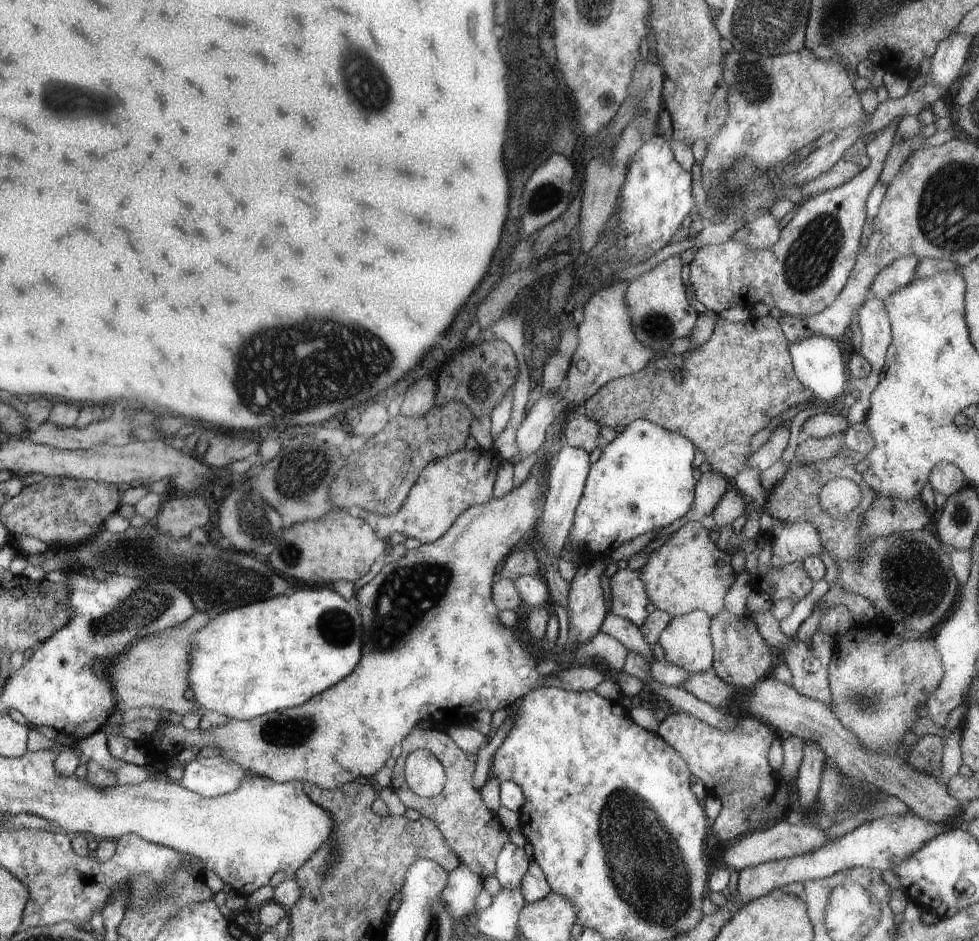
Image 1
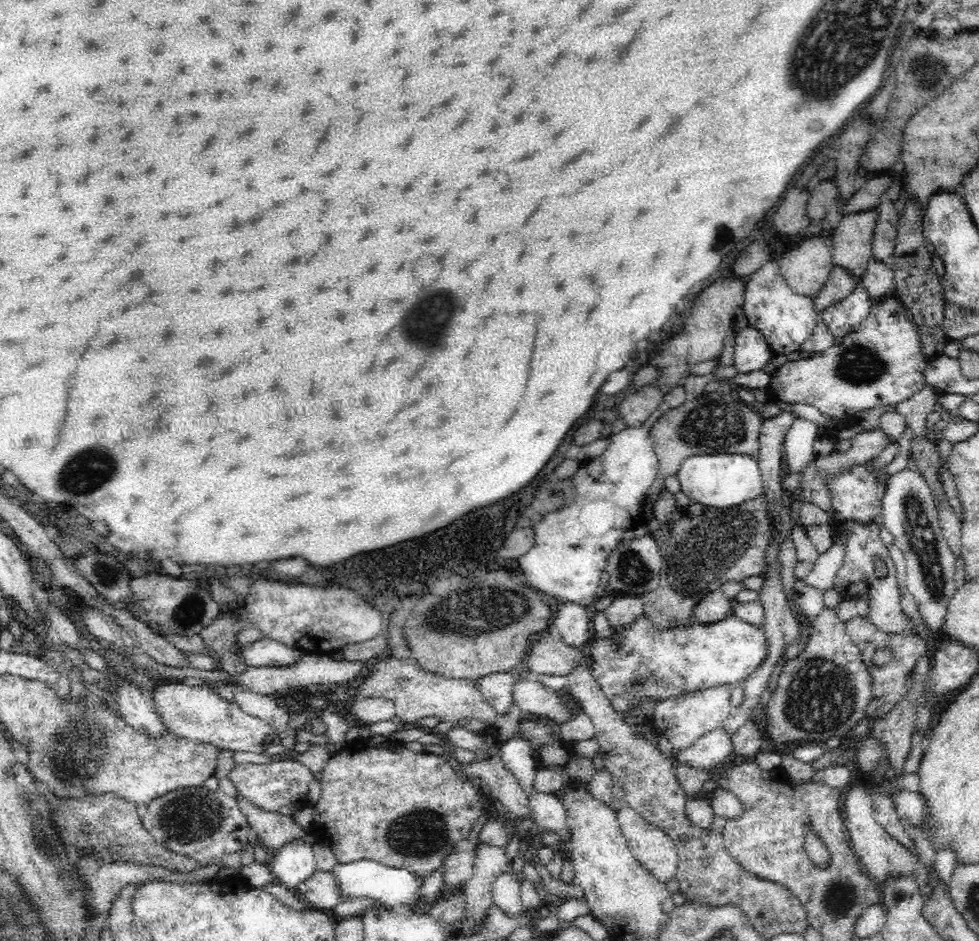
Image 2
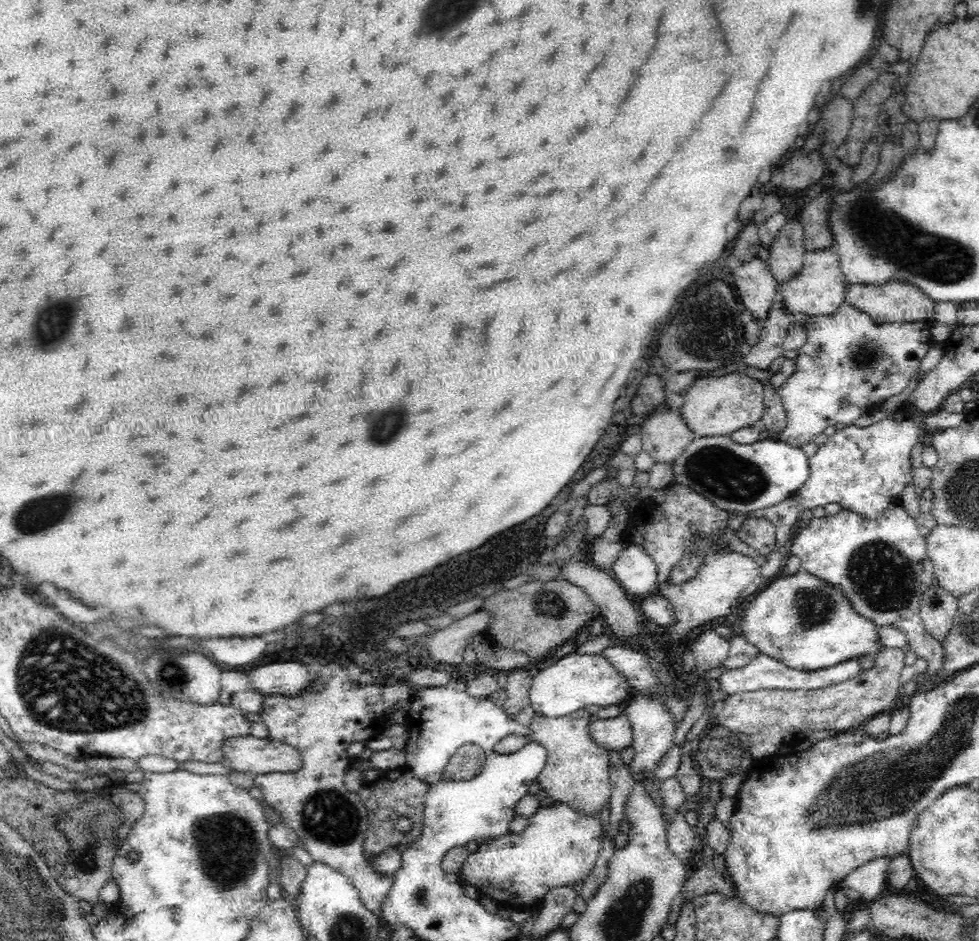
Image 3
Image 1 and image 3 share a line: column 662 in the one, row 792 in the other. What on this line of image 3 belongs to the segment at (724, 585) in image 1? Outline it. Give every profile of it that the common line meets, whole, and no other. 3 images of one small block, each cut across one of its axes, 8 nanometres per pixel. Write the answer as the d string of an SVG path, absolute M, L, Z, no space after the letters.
M586 710L572 712L562 718L550 718L542 714L534 714L532 718L532 734L530 740L542 744L548 750L548 760L544 770L540 772L536 784L556 802L564 802L580 814L600 814L606 804L610 804L612 784L610 784L610 766L608 766L608 750L596 744L588 732L590 716Z

